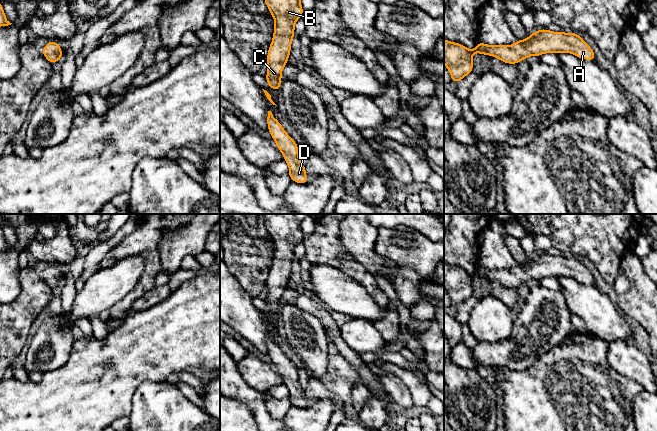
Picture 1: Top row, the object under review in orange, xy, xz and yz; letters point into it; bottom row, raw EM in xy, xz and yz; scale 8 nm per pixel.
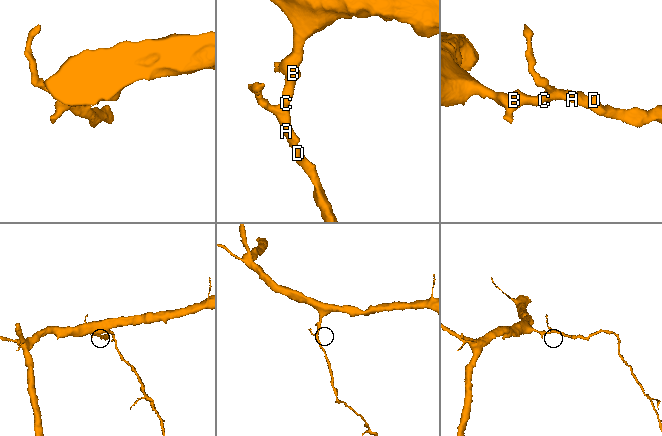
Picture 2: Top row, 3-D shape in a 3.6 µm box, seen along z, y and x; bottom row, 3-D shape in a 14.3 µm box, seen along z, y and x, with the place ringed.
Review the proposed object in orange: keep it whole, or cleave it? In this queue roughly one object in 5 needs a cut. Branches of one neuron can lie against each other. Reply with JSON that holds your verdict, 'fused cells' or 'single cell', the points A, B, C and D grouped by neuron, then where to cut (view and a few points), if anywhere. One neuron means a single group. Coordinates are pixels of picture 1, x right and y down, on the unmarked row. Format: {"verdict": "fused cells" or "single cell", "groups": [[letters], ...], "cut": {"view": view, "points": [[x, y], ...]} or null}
{"verdict": "single cell", "groups": [["A", "B", "C", "D"]], "cut": null}

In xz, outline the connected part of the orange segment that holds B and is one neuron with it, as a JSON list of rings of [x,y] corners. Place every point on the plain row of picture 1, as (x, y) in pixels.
[[[265,214],[264,225],[271,236],[271,240],[275,244],[273,264],[269,270],[267,278],[266,290],[268,297],[265,300],[269,310],[280,316],[280,309],[282,305],[281,297],[288,282],[290,280],[291,266],[295,259],[294,249],[296,245],[303,240],[304,234],[300,228],[300,223],[308,214]]]

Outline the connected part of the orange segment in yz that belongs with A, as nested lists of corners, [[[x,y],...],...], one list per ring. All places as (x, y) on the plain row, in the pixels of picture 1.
[[[540,253],[531,257],[525,264],[517,264],[511,270],[490,270],[479,265],[473,274],[444,263],[444,288],[455,308],[473,296],[474,277],[494,280],[504,287],[518,288],[531,279],[539,281],[544,277],[559,278],[561,276],[572,277],[584,284],[596,284],[594,275],[575,256],[567,258],[563,255],[552,256],[548,253]]]

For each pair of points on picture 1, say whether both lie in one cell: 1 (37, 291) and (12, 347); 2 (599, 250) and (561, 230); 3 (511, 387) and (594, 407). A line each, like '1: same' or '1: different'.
1: same
2: same
3: same

